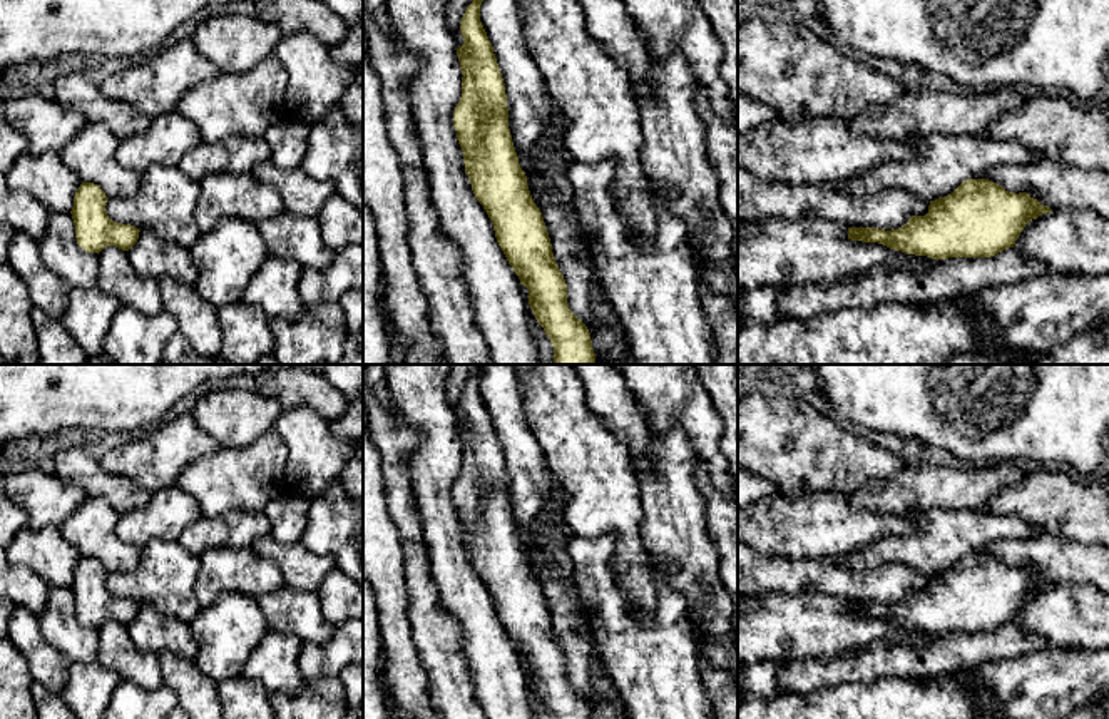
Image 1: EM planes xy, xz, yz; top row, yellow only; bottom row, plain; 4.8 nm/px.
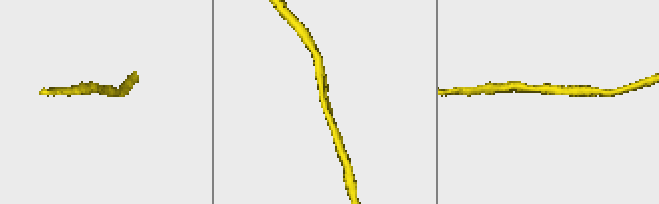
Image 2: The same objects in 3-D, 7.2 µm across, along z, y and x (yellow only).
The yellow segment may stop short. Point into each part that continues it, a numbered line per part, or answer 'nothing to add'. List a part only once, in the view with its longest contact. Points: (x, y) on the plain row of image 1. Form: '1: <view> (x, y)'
nothing to add

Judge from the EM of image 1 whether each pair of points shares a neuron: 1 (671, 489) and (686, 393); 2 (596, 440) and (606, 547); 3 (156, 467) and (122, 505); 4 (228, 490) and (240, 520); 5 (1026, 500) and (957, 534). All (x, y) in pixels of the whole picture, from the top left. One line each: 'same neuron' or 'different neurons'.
1: different neurons
2: different neurons
3: different neurons
4: different neurons
5: different neurons

